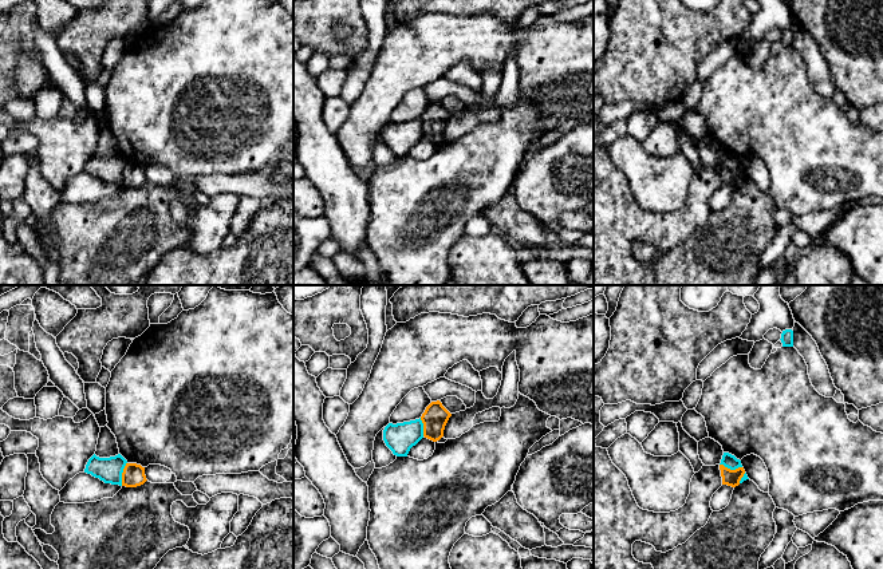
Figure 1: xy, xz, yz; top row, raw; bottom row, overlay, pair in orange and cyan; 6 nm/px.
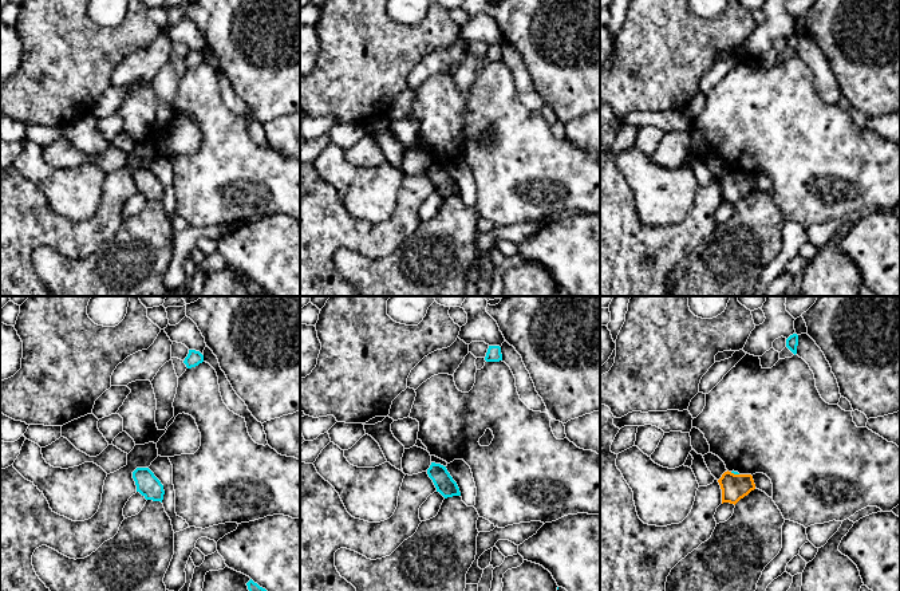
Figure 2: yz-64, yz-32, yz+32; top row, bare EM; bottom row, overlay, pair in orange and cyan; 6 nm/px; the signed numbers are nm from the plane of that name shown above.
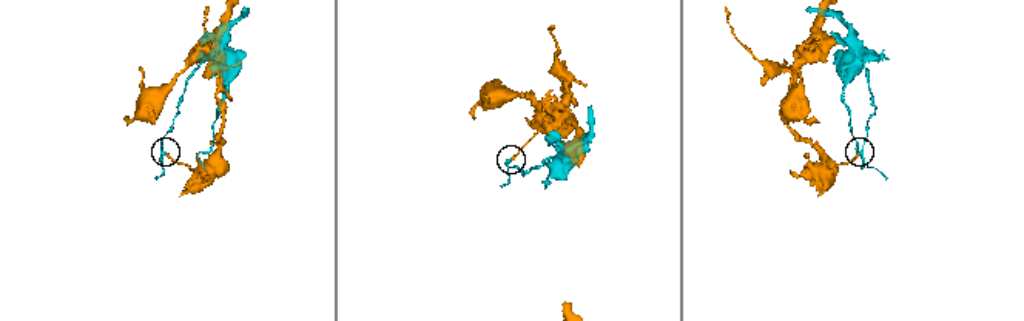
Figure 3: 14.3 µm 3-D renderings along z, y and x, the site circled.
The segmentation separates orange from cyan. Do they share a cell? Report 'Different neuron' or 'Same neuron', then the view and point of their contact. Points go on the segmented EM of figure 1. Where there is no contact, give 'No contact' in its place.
Different neuron. Touches orange at xy (122, 474)

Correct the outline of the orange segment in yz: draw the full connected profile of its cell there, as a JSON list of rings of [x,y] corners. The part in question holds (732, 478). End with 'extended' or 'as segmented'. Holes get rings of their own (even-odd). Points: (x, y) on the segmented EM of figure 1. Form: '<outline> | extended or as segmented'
[[[720,465],[721,477],[722,477],[722,485],[728,485],[732,487],[736,487],[740,485],[741,478],[745,474],[744,467],[738,467],[736,470],[730,470],[725,467],[724,465]]] | as segmented

